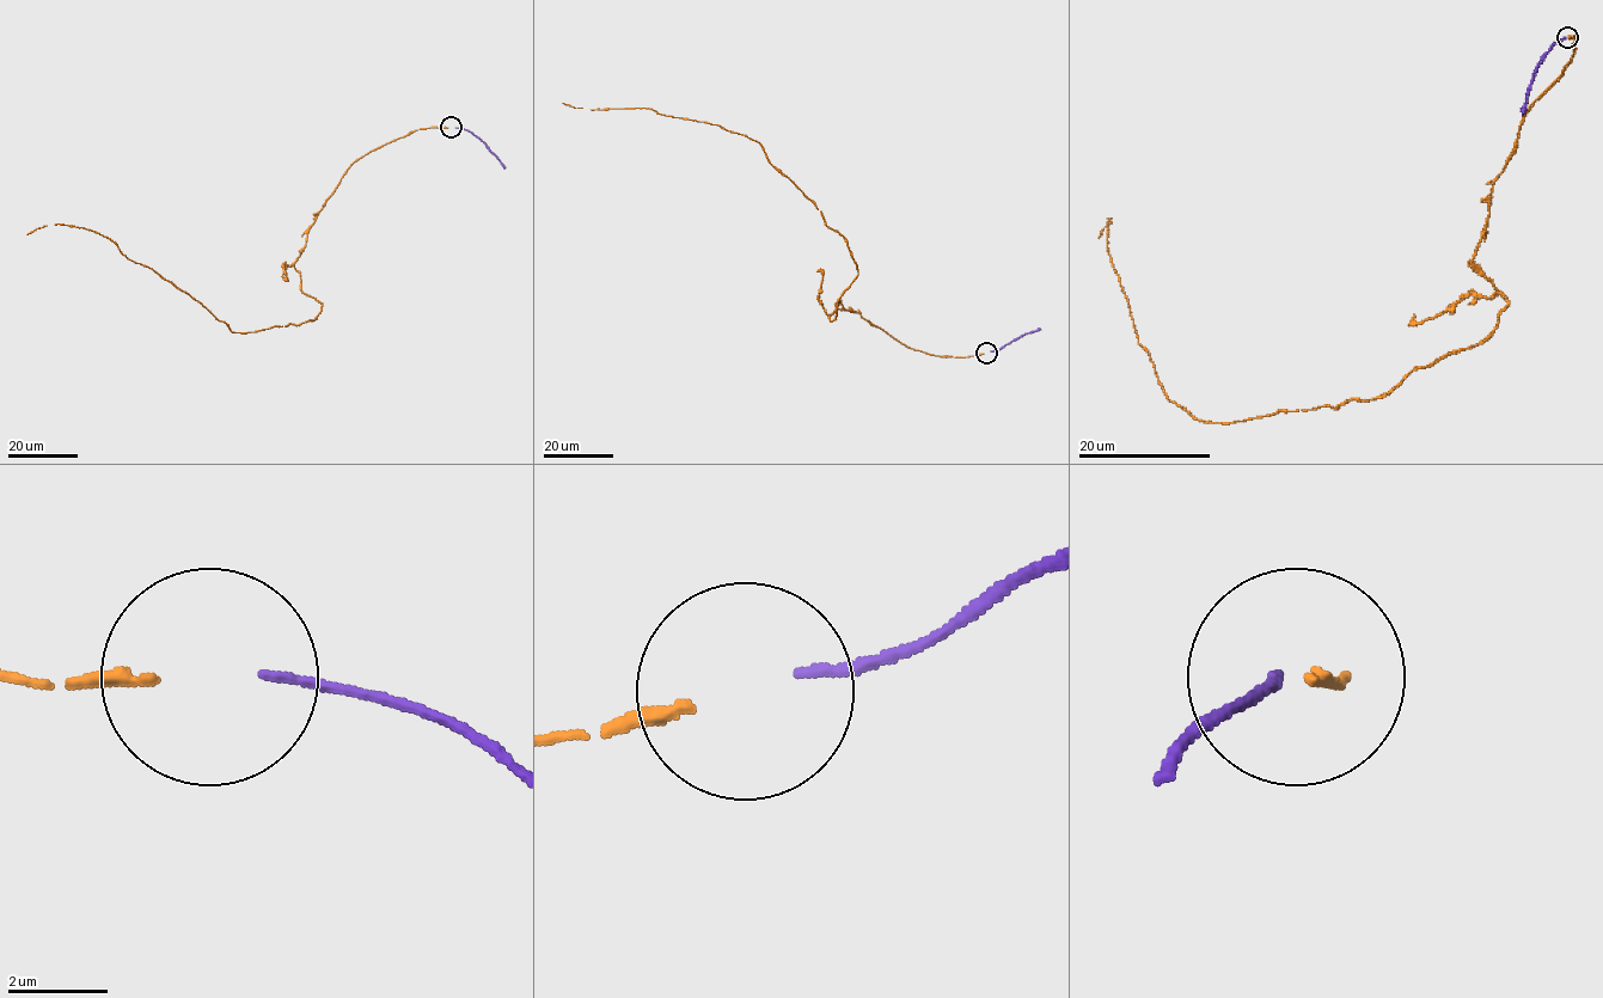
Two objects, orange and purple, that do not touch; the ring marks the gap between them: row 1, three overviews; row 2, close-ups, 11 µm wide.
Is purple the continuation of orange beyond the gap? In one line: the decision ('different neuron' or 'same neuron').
same neuron

